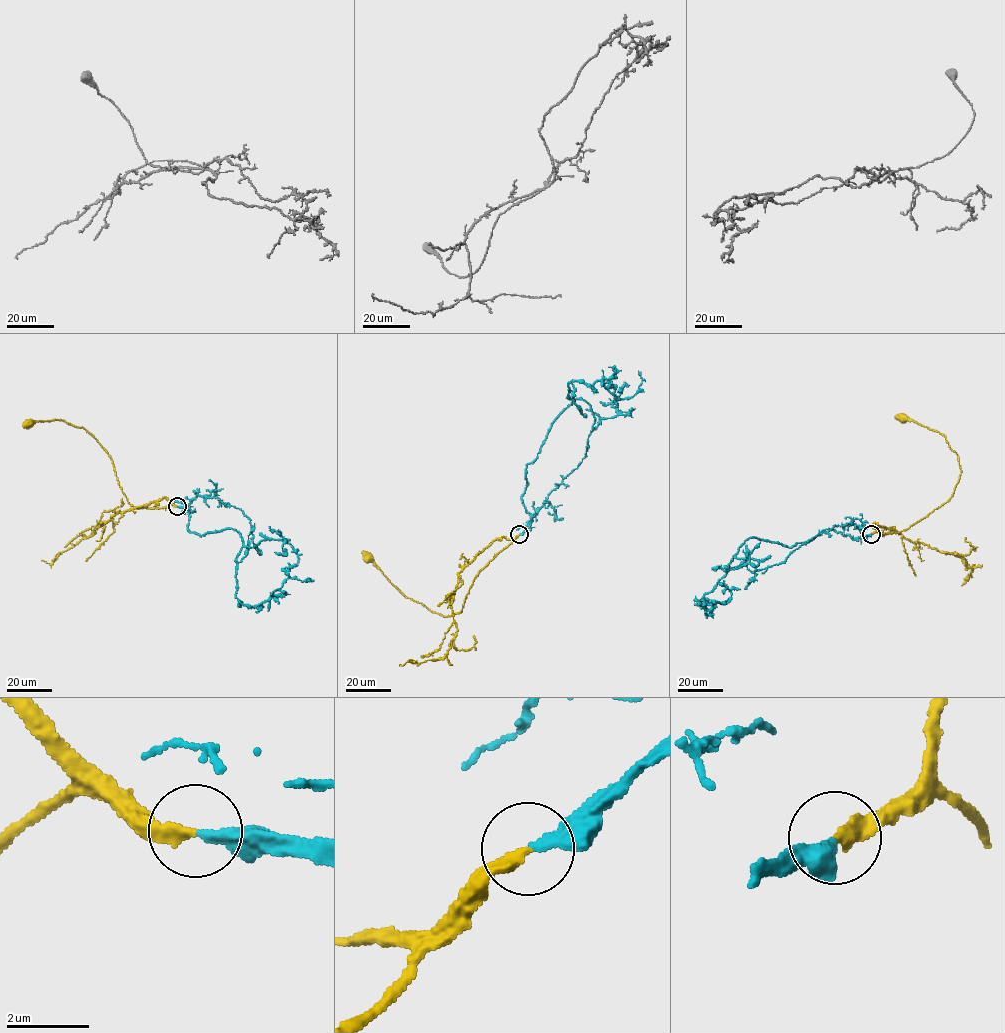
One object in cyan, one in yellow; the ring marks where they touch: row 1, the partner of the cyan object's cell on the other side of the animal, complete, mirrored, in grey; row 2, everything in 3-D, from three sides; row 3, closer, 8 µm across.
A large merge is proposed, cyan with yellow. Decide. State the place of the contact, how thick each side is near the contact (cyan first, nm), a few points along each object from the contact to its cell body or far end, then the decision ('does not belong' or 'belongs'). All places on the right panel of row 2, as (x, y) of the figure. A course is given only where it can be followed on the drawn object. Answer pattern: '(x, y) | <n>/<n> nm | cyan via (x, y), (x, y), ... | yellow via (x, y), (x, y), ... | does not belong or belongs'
(871, 534) | 280/300 nm | cyan via (871, 534), (853, 538), (825, 529), (789, 547), (746, 539), (701, 603), (706, 609), (730, 601), (704, 598) | yellow via (871, 534), (898, 532), (928, 516), (951, 497), (961, 472), (958, 455), (943, 435), (902, 418) | belongs

